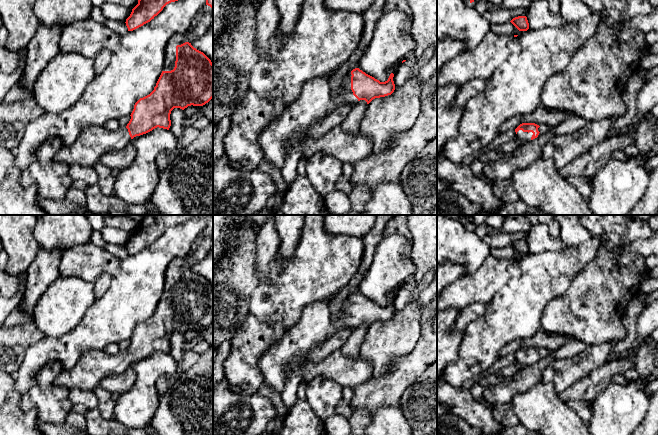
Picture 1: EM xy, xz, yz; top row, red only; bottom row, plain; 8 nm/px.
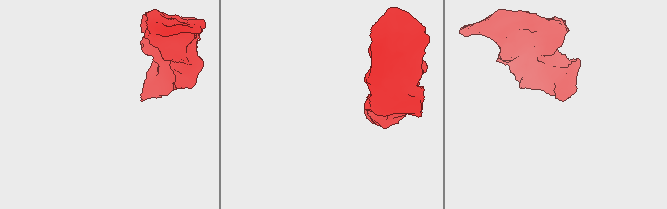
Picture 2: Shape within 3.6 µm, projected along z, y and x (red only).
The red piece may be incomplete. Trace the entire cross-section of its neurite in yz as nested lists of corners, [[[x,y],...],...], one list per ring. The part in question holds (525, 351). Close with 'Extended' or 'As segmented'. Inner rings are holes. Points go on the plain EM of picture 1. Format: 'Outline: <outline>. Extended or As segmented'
Outline: [[[522,347],[515,353],[515,356],[516,361],[525,369],[549,354],[550,352],[545,349],[539,350],[535,347]]]. Extended

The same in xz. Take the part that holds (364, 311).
Outline: [[[355,292],[344,300],[341,315],[337,321],[334,321],[330,310],[330,302],[335,296],[332,296],[329,300],[306,306],[297,324],[285,329],[283,336],[260,359],[258,367],[263,376],[264,383],[277,393],[281,394],[283,391],[288,375],[286,367],[292,360],[308,356],[313,348],[321,345],[330,336],[345,327],[355,328],[360,324],[365,324],[369,328],[373,323],[391,319],[395,314],[393,297],[390,298],[387,305],[380,306],[359,292]]]. Extended

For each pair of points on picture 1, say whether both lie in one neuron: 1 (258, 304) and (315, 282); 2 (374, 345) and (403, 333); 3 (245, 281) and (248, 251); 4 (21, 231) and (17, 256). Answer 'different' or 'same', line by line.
1: same
2: same
3: same
4: same

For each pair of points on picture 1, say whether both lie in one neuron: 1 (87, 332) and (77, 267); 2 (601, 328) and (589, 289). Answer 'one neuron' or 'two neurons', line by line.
1: two neurons
2: one neuron

